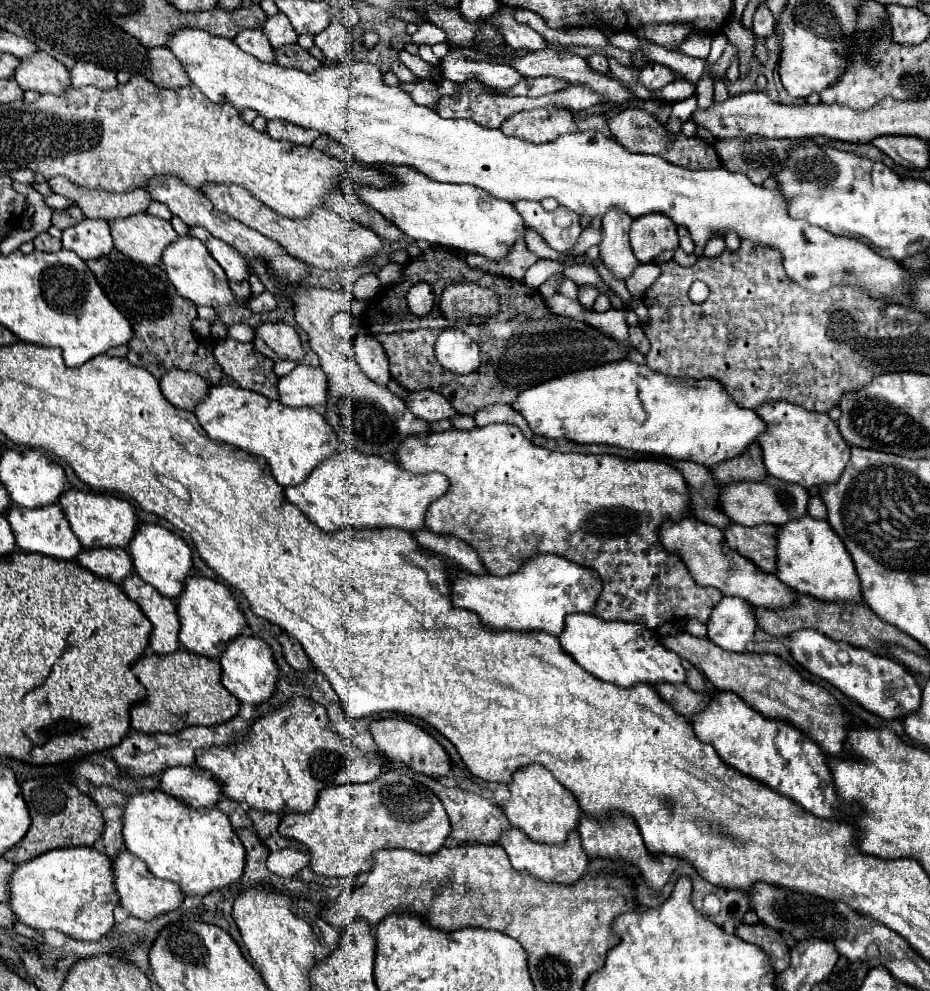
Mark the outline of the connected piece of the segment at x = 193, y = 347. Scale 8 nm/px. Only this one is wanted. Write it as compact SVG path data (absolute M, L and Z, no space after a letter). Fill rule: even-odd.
M114 250L110 256L88 260L88 268L96 274L96 280L112 300L112 304L132 322L136 336L132 338L128 362L148 370L154 378L162 378L168 370L186 370L202 376L208 384L216 386L222 378L222 368L216 364L212 352L200 352L202 342L192 332L192 320L196 320L196 304L180 298L176 288L168 282L168 276L160 266L146 266L128 260Z

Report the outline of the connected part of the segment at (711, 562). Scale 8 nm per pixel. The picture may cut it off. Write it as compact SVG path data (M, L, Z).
M690 516L680 522L666 522L660 530L660 540L664 542L664 548L668 552L674 550L682 556L692 578L700 586L710 586L720 590L724 596L738 596L752 602L754 606L774 610L794 606L794 602L798 600L796 592L784 582L780 582L774 574L762 572L754 562L750 562L750 558L744 558L742 554L736 554L732 548L728 548L722 530L716 526L708 526L706 522L700 522Z

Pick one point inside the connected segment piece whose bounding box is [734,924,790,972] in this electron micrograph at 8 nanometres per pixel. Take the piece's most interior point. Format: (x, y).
(769, 940)

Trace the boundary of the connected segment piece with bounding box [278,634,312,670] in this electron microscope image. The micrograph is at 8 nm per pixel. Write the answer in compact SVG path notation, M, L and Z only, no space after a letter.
M280 634L278 640L280 640L282 648L284 648L284 656L286 656L286 660L288 660L294 668L298 668L298 670L312 670L310 658L306 656L304 648L302 648L296 640L292 640L288 634Z

